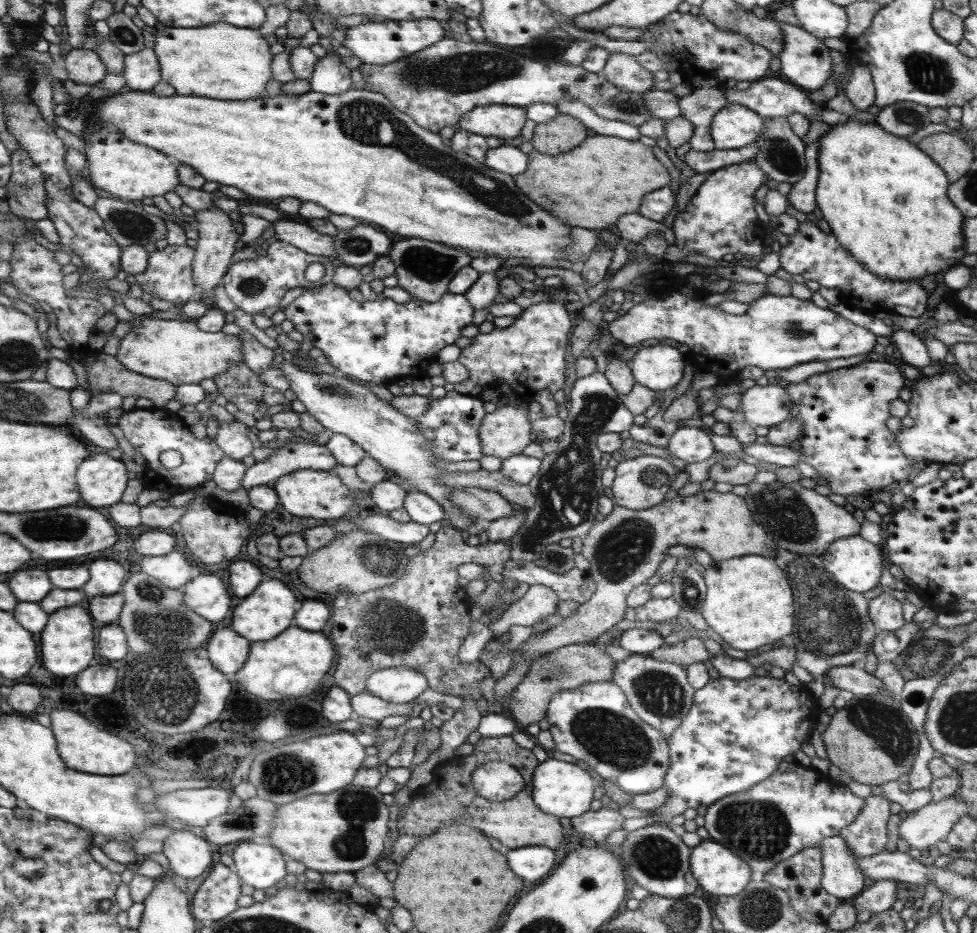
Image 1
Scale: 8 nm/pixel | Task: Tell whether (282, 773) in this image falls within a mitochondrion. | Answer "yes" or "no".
yes

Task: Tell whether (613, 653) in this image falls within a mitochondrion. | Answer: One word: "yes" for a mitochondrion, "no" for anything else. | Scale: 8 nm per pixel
no

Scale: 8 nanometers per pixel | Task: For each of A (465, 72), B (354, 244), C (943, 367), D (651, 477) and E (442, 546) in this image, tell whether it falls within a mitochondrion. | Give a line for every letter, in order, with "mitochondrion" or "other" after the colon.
A: mitochondrion
B: mitochondrion
C: other
D: mitochondrion
E: other

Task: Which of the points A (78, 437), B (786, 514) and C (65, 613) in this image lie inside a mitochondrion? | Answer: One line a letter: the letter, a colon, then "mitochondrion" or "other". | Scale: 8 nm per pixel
A: other
B: mitochondrion
C: other

